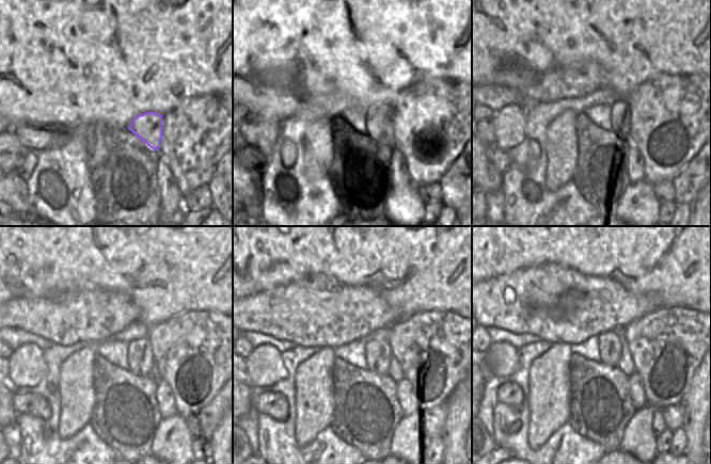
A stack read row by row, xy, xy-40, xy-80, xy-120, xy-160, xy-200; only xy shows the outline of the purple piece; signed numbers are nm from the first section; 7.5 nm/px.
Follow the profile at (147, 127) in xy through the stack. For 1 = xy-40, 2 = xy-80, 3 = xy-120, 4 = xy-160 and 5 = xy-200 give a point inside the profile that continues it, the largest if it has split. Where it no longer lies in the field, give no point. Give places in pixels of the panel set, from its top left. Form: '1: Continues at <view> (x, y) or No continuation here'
1: Continues at xy-40 (377, 121)
2: Continues at xy-80 (616, 117)
3: Continues at xy-120 (136, 356)
4: Continues at xy-160 (376, 355)
5: Continues at xy-200 (605, 348)

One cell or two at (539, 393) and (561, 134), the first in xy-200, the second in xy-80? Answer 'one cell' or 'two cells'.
one cell

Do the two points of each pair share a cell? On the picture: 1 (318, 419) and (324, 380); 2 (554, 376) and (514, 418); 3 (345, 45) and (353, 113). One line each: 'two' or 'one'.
1: one
2: two
3: two

